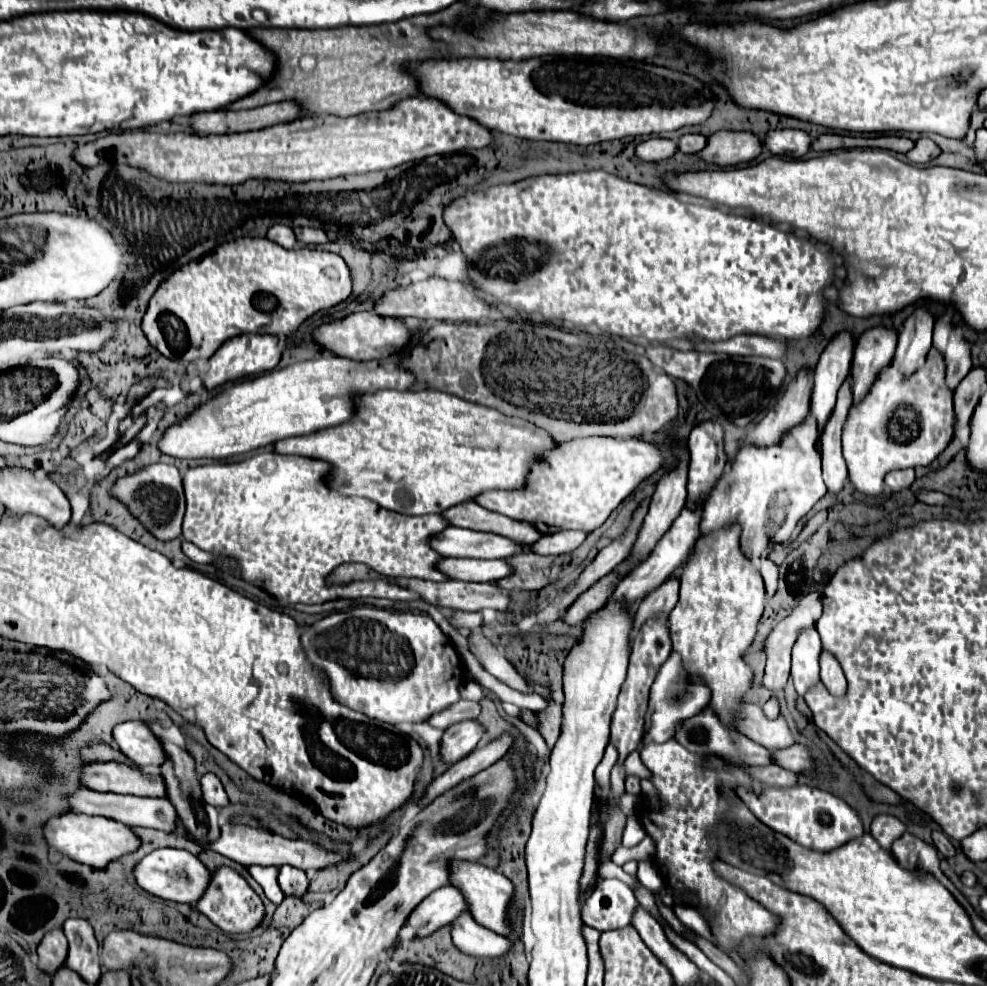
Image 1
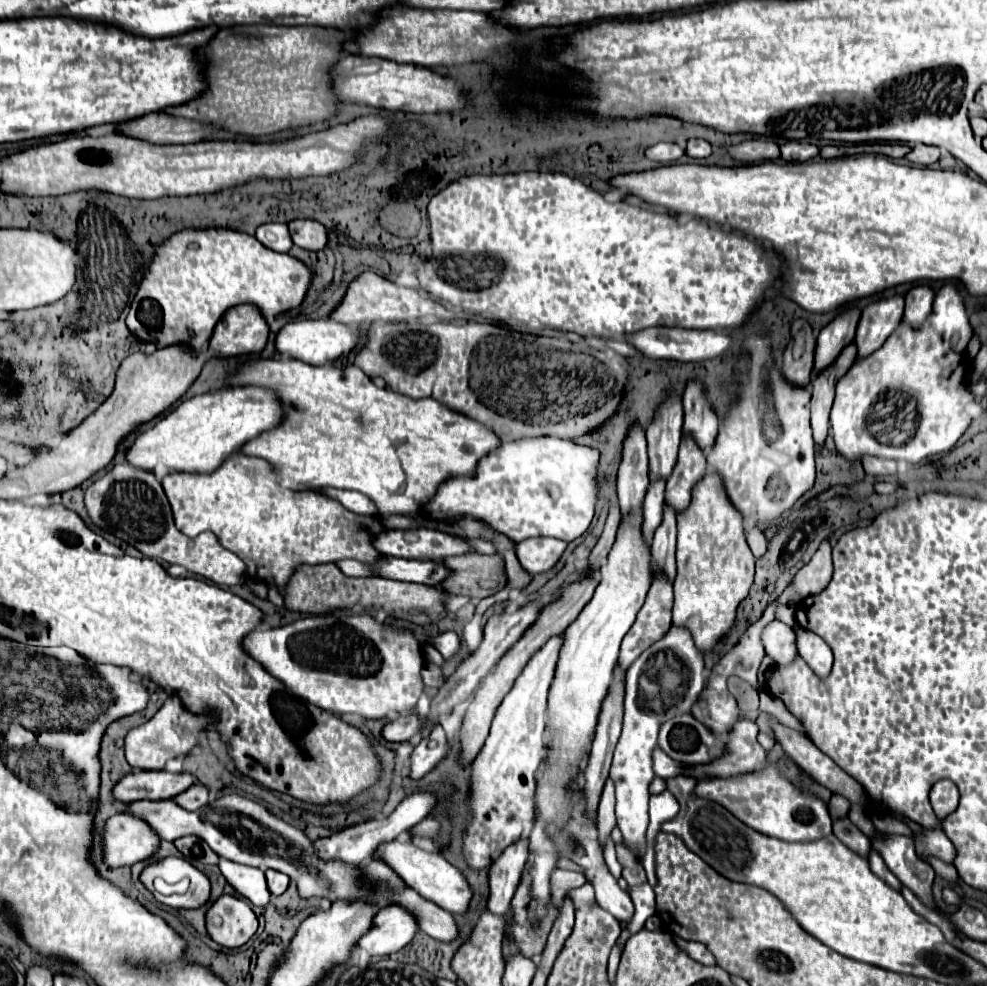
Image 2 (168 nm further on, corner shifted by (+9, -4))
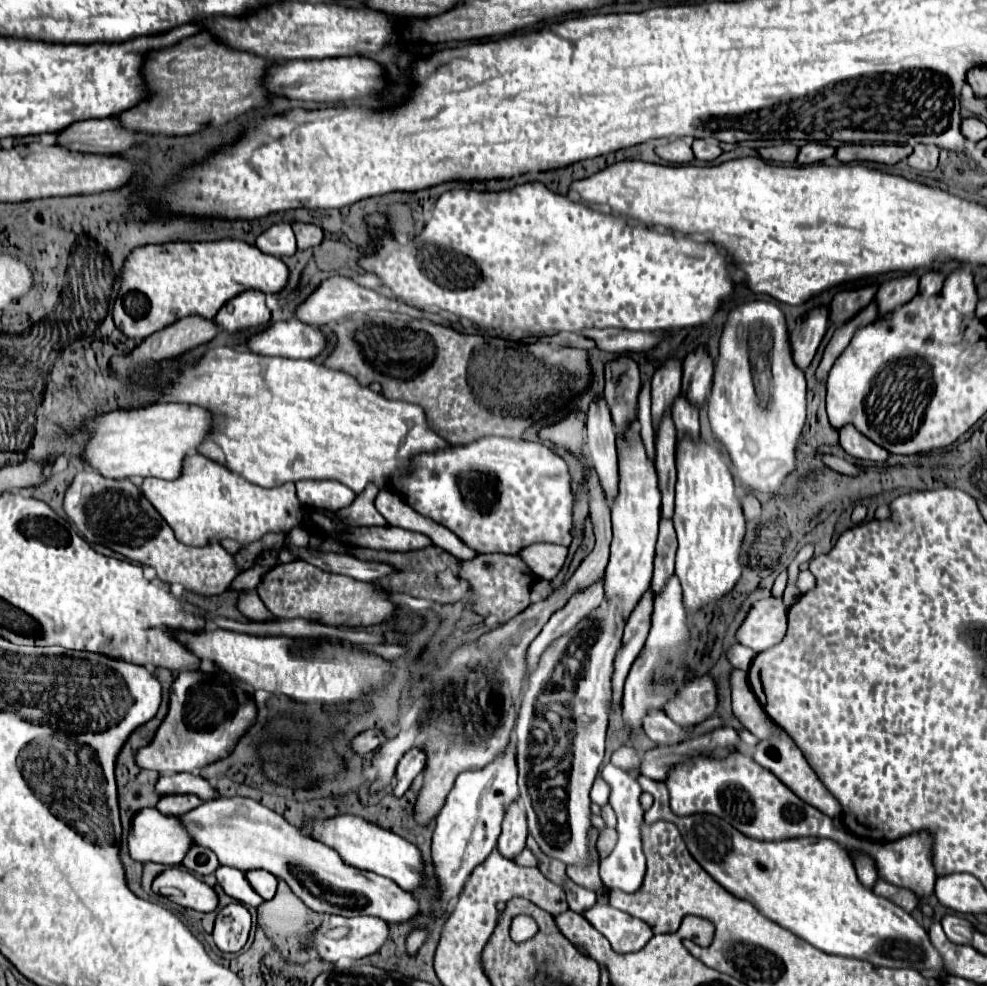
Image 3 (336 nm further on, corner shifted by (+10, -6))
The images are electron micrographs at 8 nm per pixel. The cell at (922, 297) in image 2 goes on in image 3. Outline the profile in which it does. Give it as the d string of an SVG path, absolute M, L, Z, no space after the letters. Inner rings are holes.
M927 271L925 275L921 275L919 279L919 295L923 293L929 293L929 295L937 295L941 291L941 285L943 285L943 275L937 273L937 271Z

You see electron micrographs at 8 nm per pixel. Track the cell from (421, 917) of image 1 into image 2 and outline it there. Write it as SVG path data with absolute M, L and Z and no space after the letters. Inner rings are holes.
M390 905L388 909L380 909L380 913L376 913L372 919L372 929L360 937L356 947L368 951L374 957L390 955L406 947L416 931L416 919L408 911Z

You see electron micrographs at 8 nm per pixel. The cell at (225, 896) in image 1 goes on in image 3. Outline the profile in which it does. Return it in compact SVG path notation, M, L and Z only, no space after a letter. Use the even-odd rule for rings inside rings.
M229 903L217 913L213 939L221 951L237 953L247 943L249 931L251 931L249 909L241 903Z

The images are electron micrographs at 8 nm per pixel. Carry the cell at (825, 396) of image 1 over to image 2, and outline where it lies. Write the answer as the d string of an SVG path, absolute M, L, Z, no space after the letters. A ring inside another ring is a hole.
M850 307L838 317L834 317L820 331L818 345L816 345L816 363L814 363L816 371L822 371L824 367L828 367L828 363L832 363L838 357L840 349L844 349L850 341L854 341L858 319L860 319L860 309Z

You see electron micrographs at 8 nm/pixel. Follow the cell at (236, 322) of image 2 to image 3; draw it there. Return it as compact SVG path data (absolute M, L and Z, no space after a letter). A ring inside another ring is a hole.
M245 291L243 295L237 295L219 309L215 323L225 333L235 335L247 329L259 329L261 325L267 325L269 317L271 315L265 305L265 295L261 291Z

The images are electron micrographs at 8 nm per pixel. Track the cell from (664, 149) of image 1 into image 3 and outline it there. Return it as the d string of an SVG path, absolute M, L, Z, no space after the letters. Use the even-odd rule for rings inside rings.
M677 139L677 141L673 141L673 143L665 145L665 147L657 147L655 153L667 163L689 163L689 161L693 161L691 143L681 141L681 139Z

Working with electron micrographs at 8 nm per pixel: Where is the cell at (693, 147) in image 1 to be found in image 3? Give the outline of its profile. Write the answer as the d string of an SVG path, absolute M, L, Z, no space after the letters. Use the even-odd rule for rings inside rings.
M695 139L693 141L693 153L699 161L713 161L721 155L721 149L715 141L705 141L705 139Z

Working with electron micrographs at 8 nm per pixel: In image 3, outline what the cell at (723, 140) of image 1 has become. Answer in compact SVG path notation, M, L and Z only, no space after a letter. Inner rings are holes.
M785 143L779 147L765 147L757 151L759 157L763 157L765 161L777 161L777 163L795 163L795 155L797 155L797 145L793 143Z

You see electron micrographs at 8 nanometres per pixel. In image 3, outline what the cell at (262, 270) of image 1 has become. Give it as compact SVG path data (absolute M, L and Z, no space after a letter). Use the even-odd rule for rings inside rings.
M219 239L145 245L137 247L127 257L119 299L113 307L113 319L117 329L127 337L143 341L189 315L213 319L229 299L243 291L255 289L261 293L279 293L287 283L289 267L279 257L265 255L245 241Z

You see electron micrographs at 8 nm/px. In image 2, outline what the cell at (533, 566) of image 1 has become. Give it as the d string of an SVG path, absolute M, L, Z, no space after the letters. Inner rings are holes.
M466 553L464 557L448 557L438 561L450 569L450 575L438 585L448 595L466 595L472 599L484 599L500 589L506 587L506 573L504 573L504 559L500 555L480 555L480 553Z

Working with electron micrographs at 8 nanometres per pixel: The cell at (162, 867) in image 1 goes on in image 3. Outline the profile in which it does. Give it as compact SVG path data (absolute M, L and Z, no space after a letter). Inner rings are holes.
M167 867L155 877L153 891L159 893L161 887L175 887L183 891L183 897L173 897L173 901L181 907L189 907L203 913L209 913L217 907L215 891L207 883L203 883L201 879L179 867Z

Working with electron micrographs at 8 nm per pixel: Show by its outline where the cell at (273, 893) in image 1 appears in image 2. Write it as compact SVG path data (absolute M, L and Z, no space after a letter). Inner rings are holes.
M220 859L218 863L224 879L234 887L234 891L246 897L256 907L266 907L270 901L270 891L266 887L266 877L262 869L240 865L228 859Z

